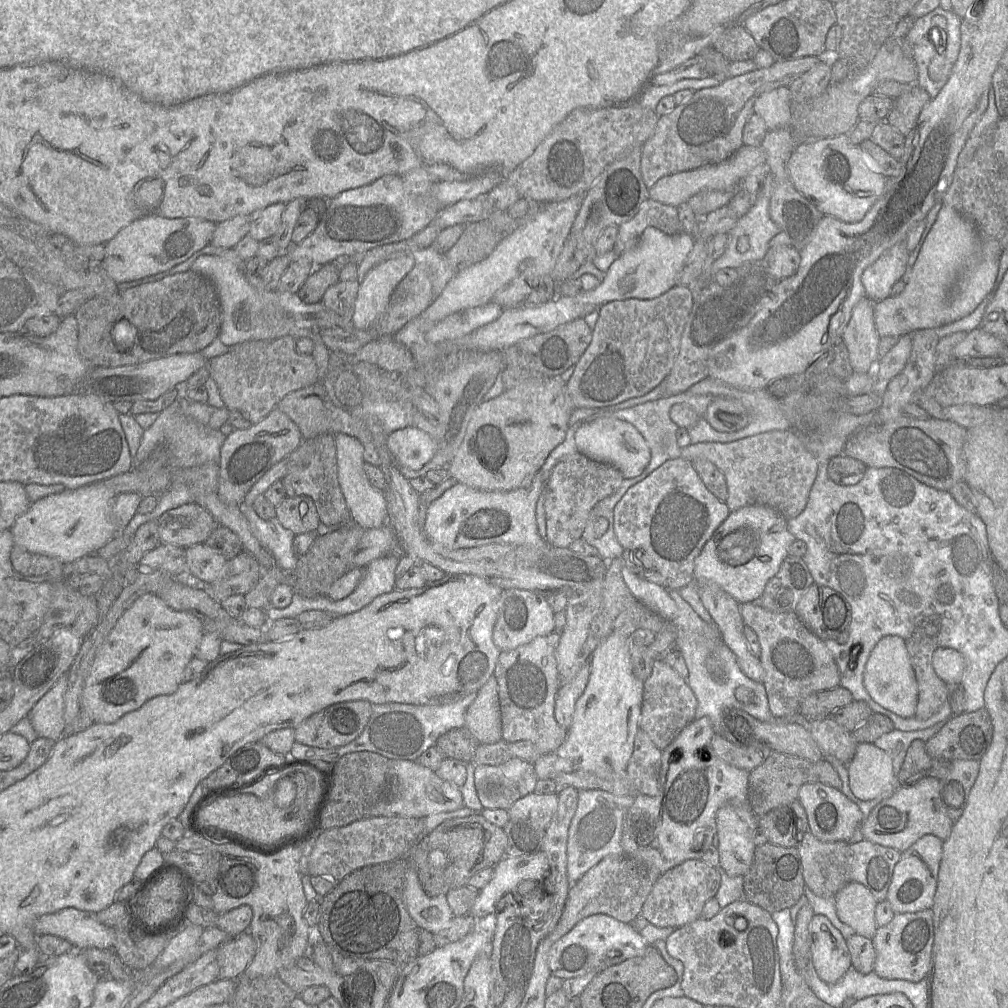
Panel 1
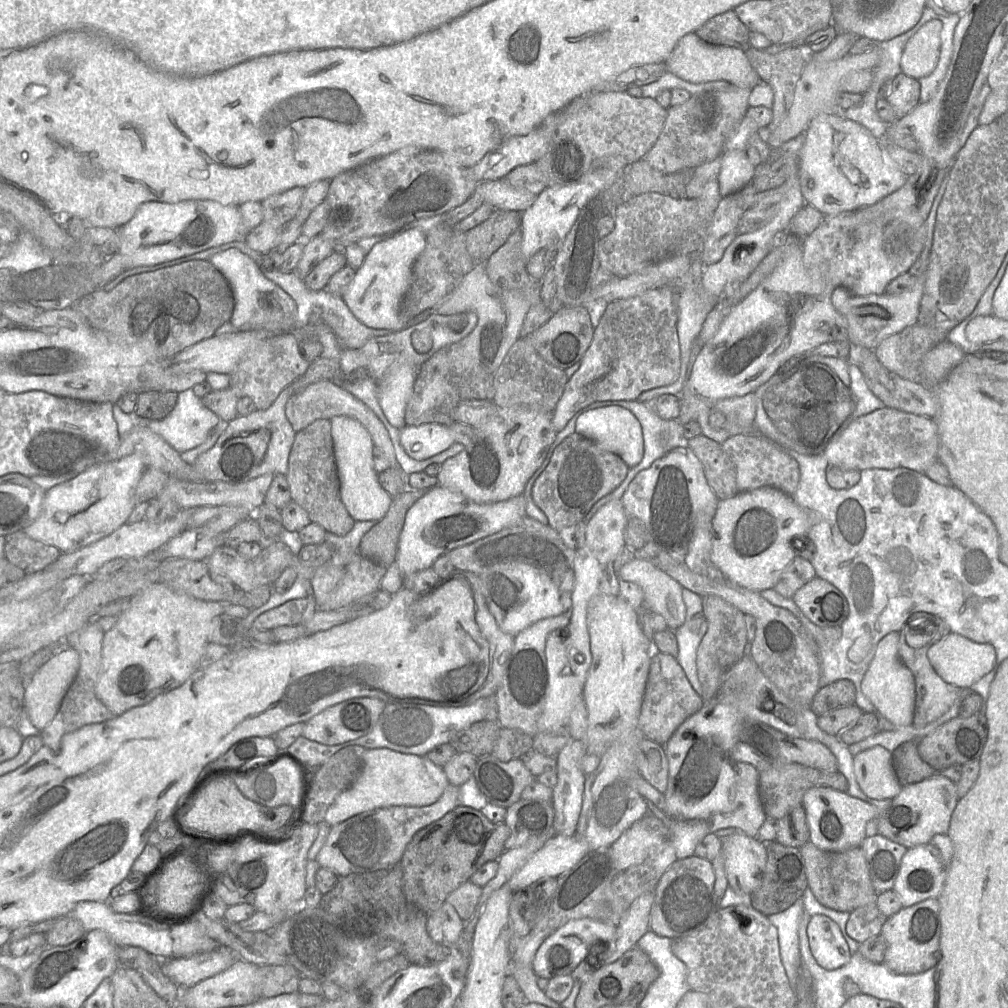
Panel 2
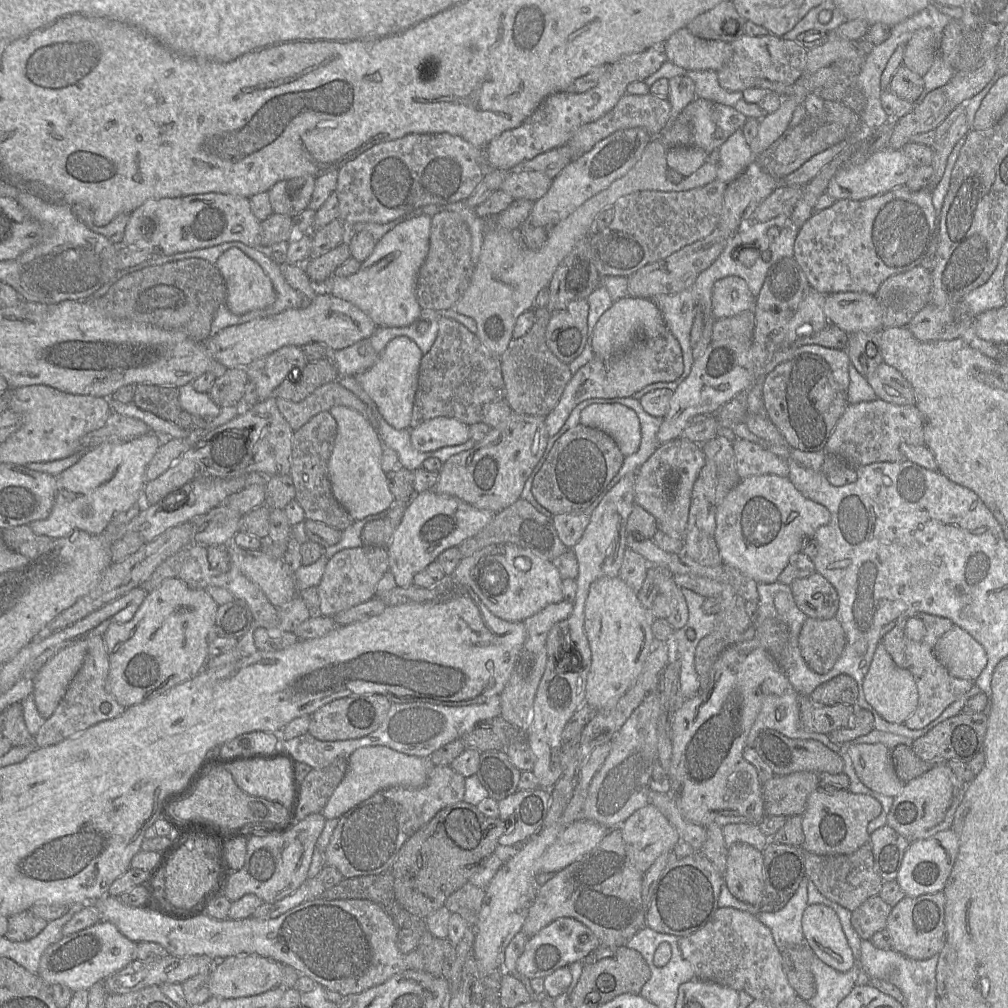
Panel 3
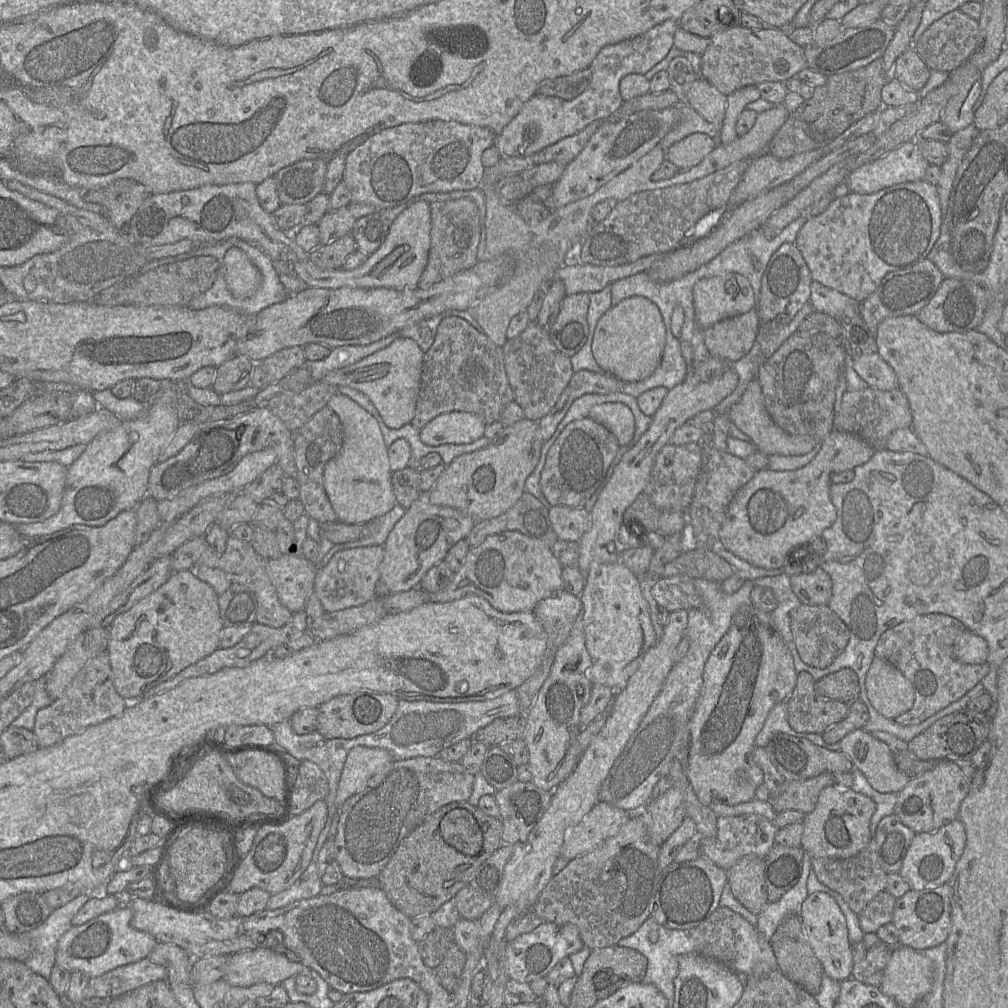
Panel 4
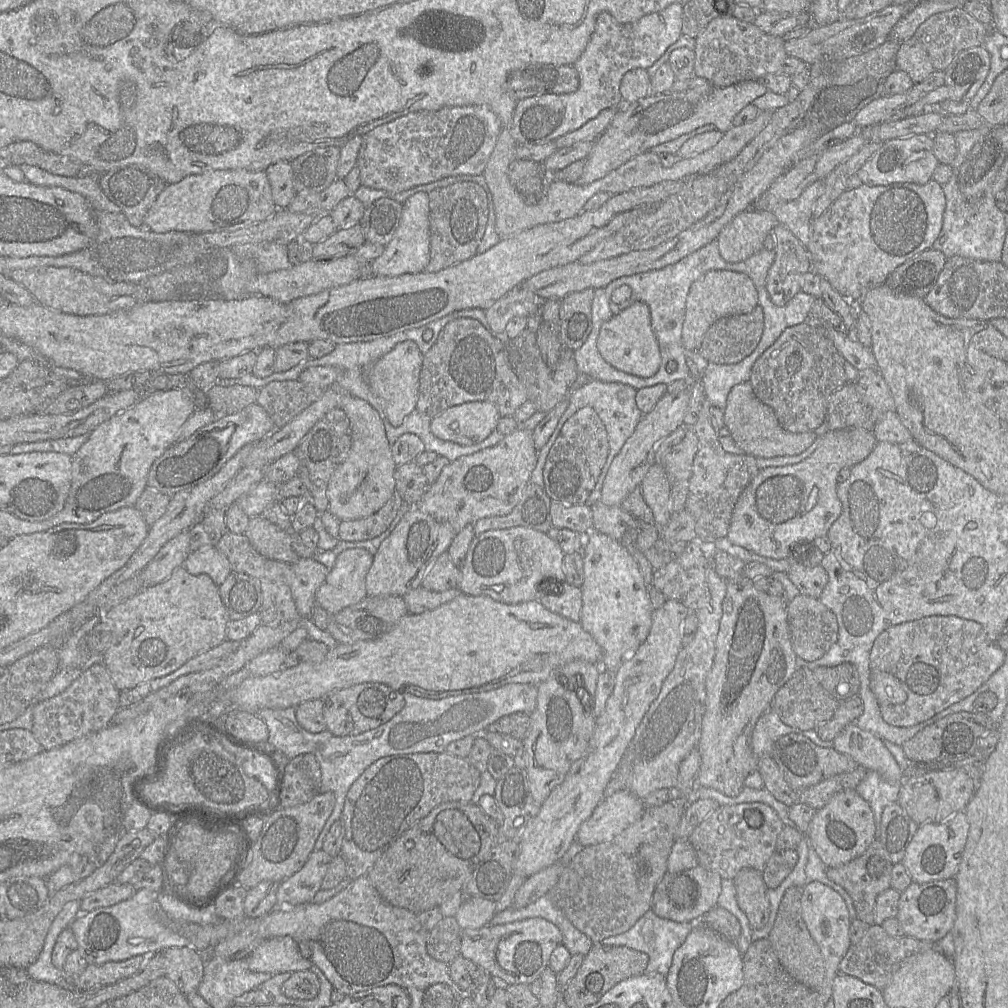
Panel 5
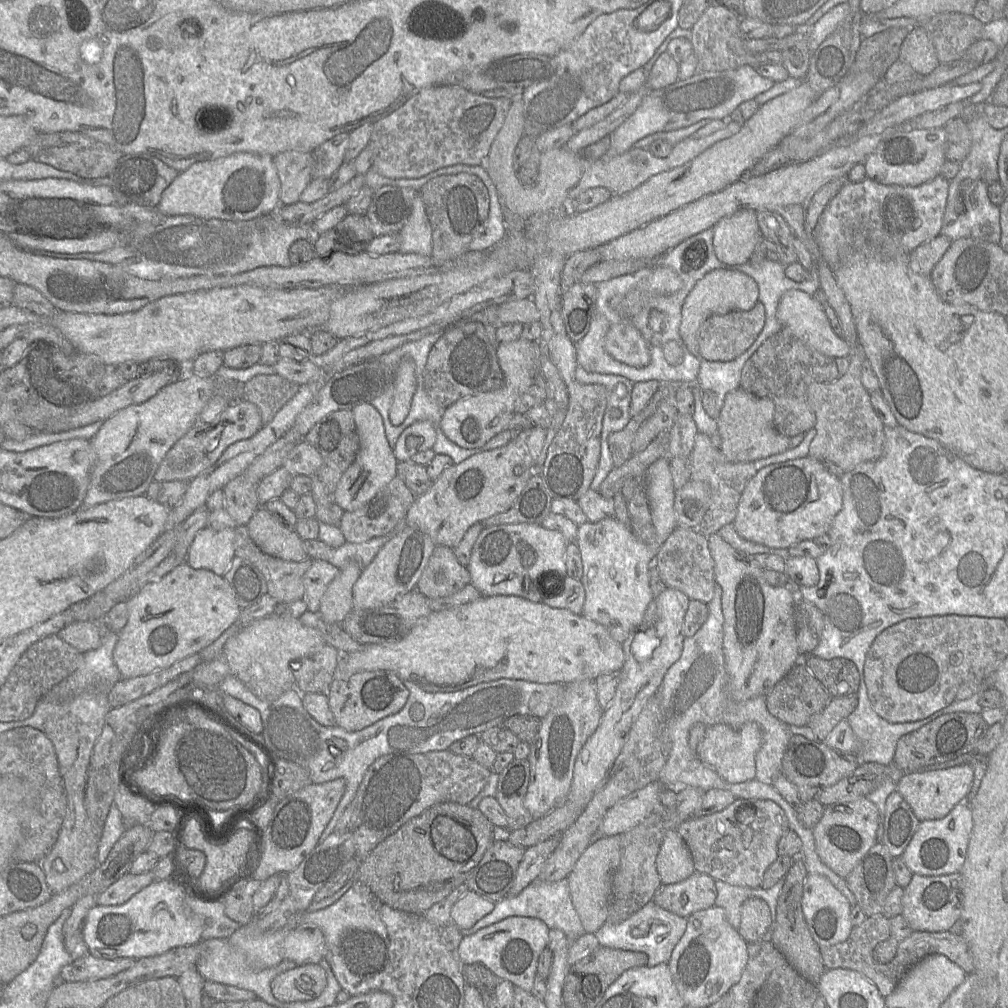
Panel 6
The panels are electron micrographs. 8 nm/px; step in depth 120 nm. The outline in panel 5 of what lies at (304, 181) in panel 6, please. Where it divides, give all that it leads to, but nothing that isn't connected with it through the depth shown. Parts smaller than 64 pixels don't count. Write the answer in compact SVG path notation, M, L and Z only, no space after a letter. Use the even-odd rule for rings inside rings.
M279 161L271 164L265 172L275 205L278 209L288 207L296 196L291 161Z

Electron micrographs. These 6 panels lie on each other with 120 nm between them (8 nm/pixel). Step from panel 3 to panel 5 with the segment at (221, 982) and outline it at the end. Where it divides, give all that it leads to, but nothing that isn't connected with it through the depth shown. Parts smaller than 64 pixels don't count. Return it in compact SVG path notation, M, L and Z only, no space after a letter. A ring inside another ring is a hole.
M290 936L264 940L246 959L251 971L273 975L308 970L313 965L310 960L302 956L298 944Z

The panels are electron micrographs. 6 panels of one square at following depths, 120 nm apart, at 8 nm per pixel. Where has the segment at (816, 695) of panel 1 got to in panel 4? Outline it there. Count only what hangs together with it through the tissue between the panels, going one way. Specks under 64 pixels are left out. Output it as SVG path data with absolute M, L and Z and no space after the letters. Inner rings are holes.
M842 668L816 681L815 690L820 698L851 704L859 698L858 676L850 668Z

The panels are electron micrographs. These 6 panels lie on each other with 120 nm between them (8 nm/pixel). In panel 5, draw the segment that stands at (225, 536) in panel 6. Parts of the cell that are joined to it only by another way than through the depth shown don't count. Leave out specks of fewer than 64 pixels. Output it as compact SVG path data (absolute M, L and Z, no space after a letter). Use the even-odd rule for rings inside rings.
M204 546L190 552L183 566L192 575L207 574L217 586L220 586L232 571L228 558L215 546Z

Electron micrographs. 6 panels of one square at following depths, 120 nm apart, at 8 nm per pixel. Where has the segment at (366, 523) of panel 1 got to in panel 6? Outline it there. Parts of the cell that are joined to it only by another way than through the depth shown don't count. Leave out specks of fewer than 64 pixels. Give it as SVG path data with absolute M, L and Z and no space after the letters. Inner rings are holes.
M368 402L356 405L352 408L352 412L360 439L360 448L355 461L343 473L332 494L333 501L343 511L355 511L361 508L397 476L398 460L389 445L380 412Z

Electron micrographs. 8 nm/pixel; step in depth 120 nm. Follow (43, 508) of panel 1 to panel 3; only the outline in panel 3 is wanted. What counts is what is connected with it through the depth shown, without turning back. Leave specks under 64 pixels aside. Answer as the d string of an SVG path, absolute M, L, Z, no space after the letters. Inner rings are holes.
M151 431L128 442L105 443L94 449L85 450L75 465L56 477L56 494L52 510L46 519L29 523L31 530L35 534L45 535L53 540L65 537L76 530L95 535L103 533L116 515L127 511L137 503L142 503L143 490L147 483L146 468L164 440L164 437Z

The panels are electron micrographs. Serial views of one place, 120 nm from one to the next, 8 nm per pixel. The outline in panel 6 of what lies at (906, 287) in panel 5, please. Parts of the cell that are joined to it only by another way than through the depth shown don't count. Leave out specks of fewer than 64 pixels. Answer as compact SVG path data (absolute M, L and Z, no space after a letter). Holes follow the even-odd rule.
M942 234L923 243L909 255L910 269L919 275L930 276L953 241Z

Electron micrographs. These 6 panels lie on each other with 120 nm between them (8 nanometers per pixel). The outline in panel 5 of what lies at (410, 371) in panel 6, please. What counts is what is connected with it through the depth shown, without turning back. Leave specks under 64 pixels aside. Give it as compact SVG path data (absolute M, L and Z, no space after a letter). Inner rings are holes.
M412 340L397 344L365 370L365 378L372 392L385 403L385 413L392 426L398 427L417 407L423 355Z

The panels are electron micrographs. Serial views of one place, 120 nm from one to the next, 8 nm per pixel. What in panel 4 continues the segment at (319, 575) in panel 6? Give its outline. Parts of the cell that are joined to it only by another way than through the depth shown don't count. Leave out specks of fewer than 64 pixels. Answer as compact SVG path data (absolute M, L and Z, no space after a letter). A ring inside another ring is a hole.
M282 554L279 558L267 559L266 569L281 604L292 613L304 610L310 594L314 591L314 581L319 567L303 556Z

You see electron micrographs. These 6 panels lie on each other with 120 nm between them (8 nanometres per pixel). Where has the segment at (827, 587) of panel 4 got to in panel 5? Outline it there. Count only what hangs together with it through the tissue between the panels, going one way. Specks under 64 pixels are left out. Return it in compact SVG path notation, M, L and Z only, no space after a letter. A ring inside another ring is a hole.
M800 560L790 562L786 574L800 594L815 599L819 599L828 582L827 572L821 565L809 567Z

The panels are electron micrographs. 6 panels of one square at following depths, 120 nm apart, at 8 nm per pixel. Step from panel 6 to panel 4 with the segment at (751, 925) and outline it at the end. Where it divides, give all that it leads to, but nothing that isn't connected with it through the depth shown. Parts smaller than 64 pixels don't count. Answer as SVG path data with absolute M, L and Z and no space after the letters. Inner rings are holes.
M746 855L727 870L727 882L732 895L746 909L758 915L767 903L764 880L764 860Z

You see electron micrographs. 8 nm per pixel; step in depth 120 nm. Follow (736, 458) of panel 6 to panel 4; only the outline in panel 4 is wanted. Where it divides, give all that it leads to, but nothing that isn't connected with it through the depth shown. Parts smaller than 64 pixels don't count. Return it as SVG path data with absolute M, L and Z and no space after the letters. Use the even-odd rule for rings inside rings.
M753 379L747 386L737 403L728 412L731 423L746 434L756 449L770 456L774 454L784 456L798 456L810 452L817 441L809 436L795 436L781 429L770 417L766 410L762 388L757 379Z

